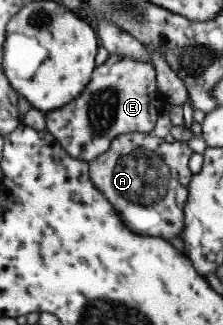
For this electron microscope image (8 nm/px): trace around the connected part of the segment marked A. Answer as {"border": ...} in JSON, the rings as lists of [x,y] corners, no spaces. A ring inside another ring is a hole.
{"border":[[[125,133],[113,138],[109,149],[89,162],[95,188],[107,197],[131,231],[144,236],[179,237],[184,225],[184,205],[194,174],[189,170],[193,149],[187,142],[168,143],[149,133]]]}

